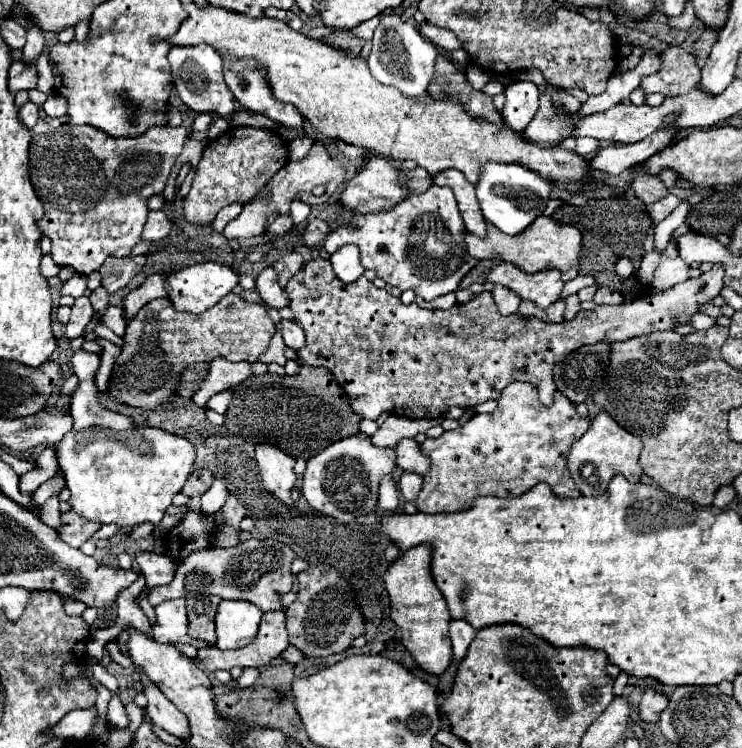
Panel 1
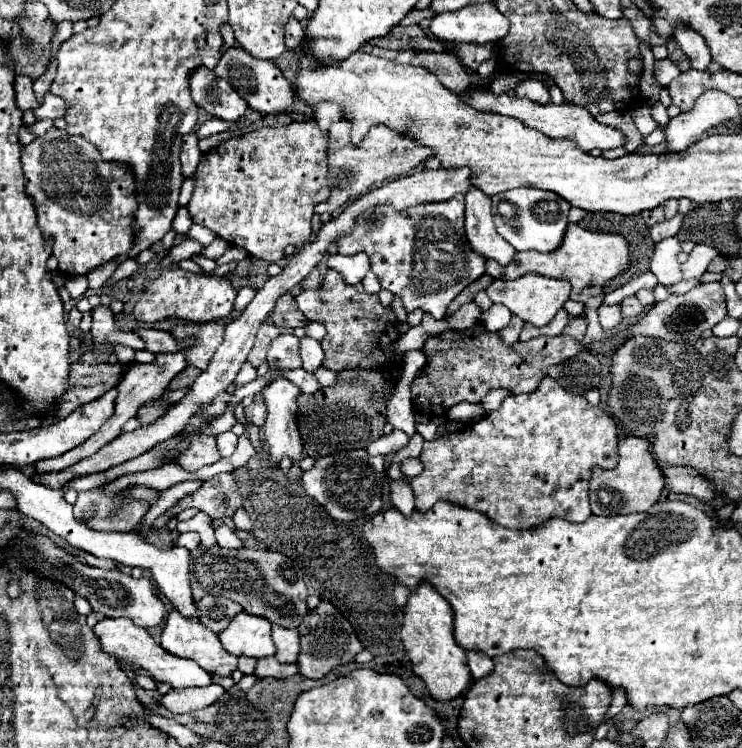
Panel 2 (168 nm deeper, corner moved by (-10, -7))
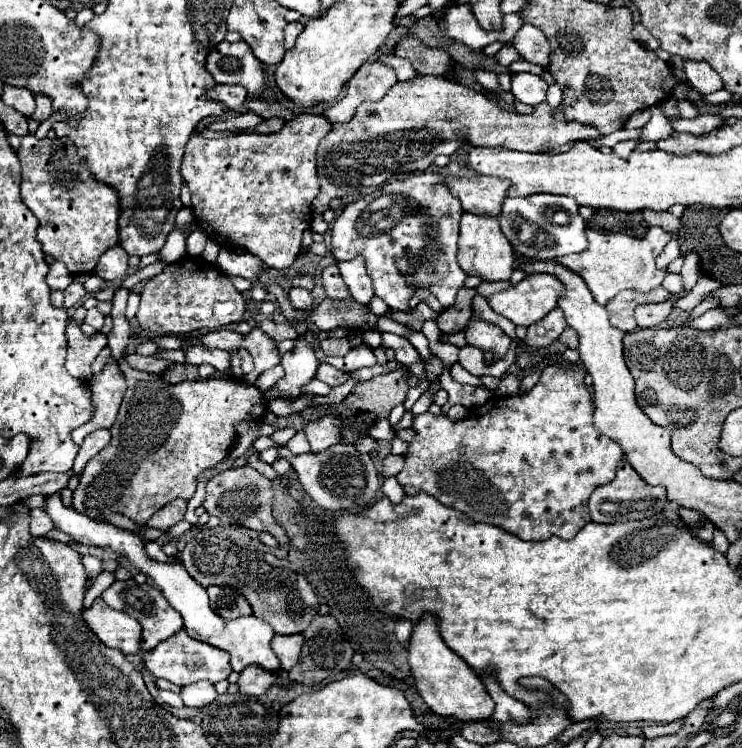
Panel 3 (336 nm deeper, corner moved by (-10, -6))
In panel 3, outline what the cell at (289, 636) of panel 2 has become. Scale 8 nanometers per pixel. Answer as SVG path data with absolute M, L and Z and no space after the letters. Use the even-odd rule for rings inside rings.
M276 635L272 639L272 645L274 645L274 653L278 655L280 663L282 663L282 669L292 669L294 663L298 663L298 657L300 657L300 647L304 643L304 637L302 635Z

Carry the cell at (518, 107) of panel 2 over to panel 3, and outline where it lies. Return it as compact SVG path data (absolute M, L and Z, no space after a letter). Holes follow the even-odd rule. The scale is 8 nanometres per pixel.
M418 75L418 77L410 79L410 81L398 81L398 83L394 85L394 89L390 89L382 101L376 101L376 103L366 101L364 105L358 105L354 117L352 117L348 123L332 123L332 129L330 129L328 135L320 141L320 145L318 145L318 177L320 177L320 193L318 193L318 197L314 199L314 211L322 213L322 211L328 207L330 199L334 199L334 197L354 195L354 193L360 191L362 187L378 187L378 185L382 185L384 181L388 181L388 179L390 179L392 175L396 175L396 173L426 171L426 169L432 165L432 161L434 161L434 159L426 159L426 155L454 155L454 153L456 153L460 147L464 147L464 145L472 145L472 147L498 147L498 145L502 145L504 149L518 149L518 151L532 151L532 153L534 153L534 151L538 151L538 149L558 149L558 147L562 147L562 145L566 145L566 143L570 143L570 141L580 141L580 139L600 137L598 129L590 129L590 127L580 125L580 123L576 123L576 121L574 121L574 123L568 123L560 111L558 111L558 115L554 115L554 117L552 117L550 111L552 111L552 109L550 109L550 105L548 105L546 101L540 103L538 107L534 107L534 113L532 113L532 115L518 115L518 113L514 113L514 111L506 111L506 107L500 105L500 103L498 103L496 99L492 99L490 95L476 93L476 91L472 91L470 87L464 87L464 85L460 85L460 83L450 81L448 77Z

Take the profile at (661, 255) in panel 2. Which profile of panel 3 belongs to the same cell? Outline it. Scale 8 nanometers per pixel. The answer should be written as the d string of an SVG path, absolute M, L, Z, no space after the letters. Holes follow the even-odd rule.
M672 239L672 241L668 241L668 245L664 247L664 251L662 251L662 255L658 257L658 267L668 267L674 259L678 259L680 257L680 249L678 249L678 243L676 243L676 239Z

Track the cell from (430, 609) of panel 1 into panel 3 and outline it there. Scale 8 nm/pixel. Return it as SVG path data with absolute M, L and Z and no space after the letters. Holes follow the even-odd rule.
M428 615L414 625L408 643L408 663L416 679L416 689L432 713L442 717L456 717L458 721L488 721L494 713L494 701L486 693L478 675L458 659L458 655L442 641L438 625Z

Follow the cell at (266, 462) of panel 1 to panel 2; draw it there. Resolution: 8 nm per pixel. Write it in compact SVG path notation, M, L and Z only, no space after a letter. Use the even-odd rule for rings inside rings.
M280 378L276 382L272 382L266 390L264 390L264 402L268 406L268 416L266 416L266 424L262 428L262 440L266 446L266 454L268 454L268 464L272 468L278 468L282 458L290 458L292 462L300 462L304 458L302 454L302 438L298 434L296 428L296 398L300 396L300 390L296 384L292 384L286 378Z

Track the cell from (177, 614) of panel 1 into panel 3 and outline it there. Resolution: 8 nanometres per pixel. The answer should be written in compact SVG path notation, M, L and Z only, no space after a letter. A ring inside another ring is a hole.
M180 631L174 637L160 643L148 655L144 655L144 665L154 677L162 677L170 683L176 683L176 685L184 687L184 685L196 683L200 679L206 679L210 683L218 683L222 679L228 679L228 675L232 673L232 667L230 667L228 659L230 659L230 655L226 651L222 651L218 647L212 647L208 643L200 643L192 637L188 637L186 631Z

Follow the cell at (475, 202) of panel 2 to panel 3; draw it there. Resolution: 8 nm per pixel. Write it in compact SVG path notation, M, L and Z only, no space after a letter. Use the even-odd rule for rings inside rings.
M464 213L460 221L460 241L458 241L458 265L482 281L508 281L514 271L514 249L510 241L500 231L496 217L476 217Z

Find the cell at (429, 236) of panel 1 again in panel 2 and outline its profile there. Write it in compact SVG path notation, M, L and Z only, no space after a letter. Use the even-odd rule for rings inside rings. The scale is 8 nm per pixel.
M456 194L446 202L414 206L402 214L396 214L390 206L376 206L372 212L362 214L352 232L336 244L344 256L356 252L368 254L382 288L398 294L406 312L420 308L434 318L442 318L456 294L486 272L486 260L474 254L466 242L464 194Z

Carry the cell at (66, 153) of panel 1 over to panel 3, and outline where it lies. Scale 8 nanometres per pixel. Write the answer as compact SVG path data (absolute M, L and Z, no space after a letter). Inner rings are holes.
M34 135L22 137L22 147L18 151L22 167L22 201L38 217L40 225L36 239L42 245L42 251L56 261L62 261L72 275L92 273L100 255L118 243L118 195L112 187L100 185L92 179L86 165L76 153L76 145L70 139L36 139Z

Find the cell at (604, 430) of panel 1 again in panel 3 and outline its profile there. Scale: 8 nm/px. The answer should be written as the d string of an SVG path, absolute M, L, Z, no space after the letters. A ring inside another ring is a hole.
M620 461L616 479L608 485L596 487L588 501L590 517L594 523L620 523L628 519L646 519L646 517L654 517L662 513L664 507L666 507L666 489L644 483L644 479L626 461Z

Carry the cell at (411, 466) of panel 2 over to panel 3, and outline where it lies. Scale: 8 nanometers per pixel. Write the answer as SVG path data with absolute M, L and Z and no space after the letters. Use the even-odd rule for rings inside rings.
M388 455L386 459L382 459L382 467L380 467L380 473L384 477L396 477L404 467L404 457L402 455Z

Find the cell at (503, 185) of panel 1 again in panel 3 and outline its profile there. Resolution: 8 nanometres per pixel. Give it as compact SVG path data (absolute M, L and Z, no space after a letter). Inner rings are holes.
M528 195L524 199L506 197L498 223L512 247L524 257L552 261L554 257L582 253L586 249L586 221L580 217L578 209L574 199L562 195Z

